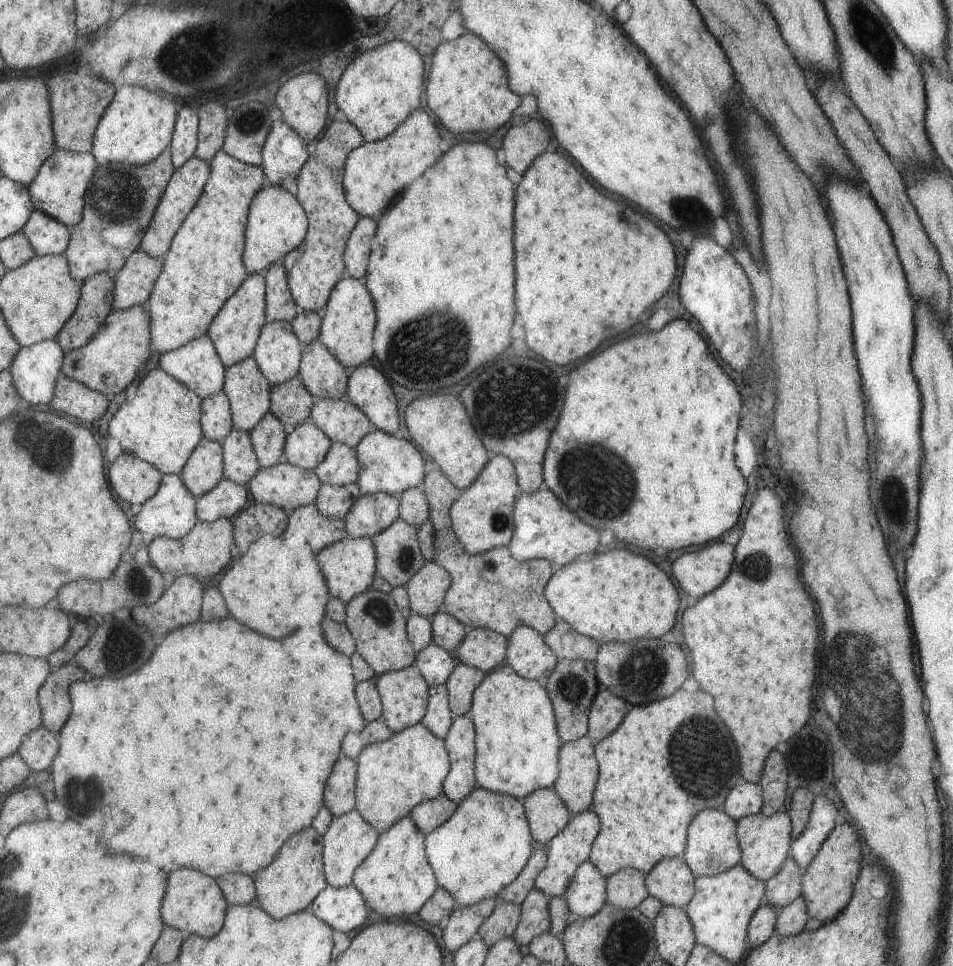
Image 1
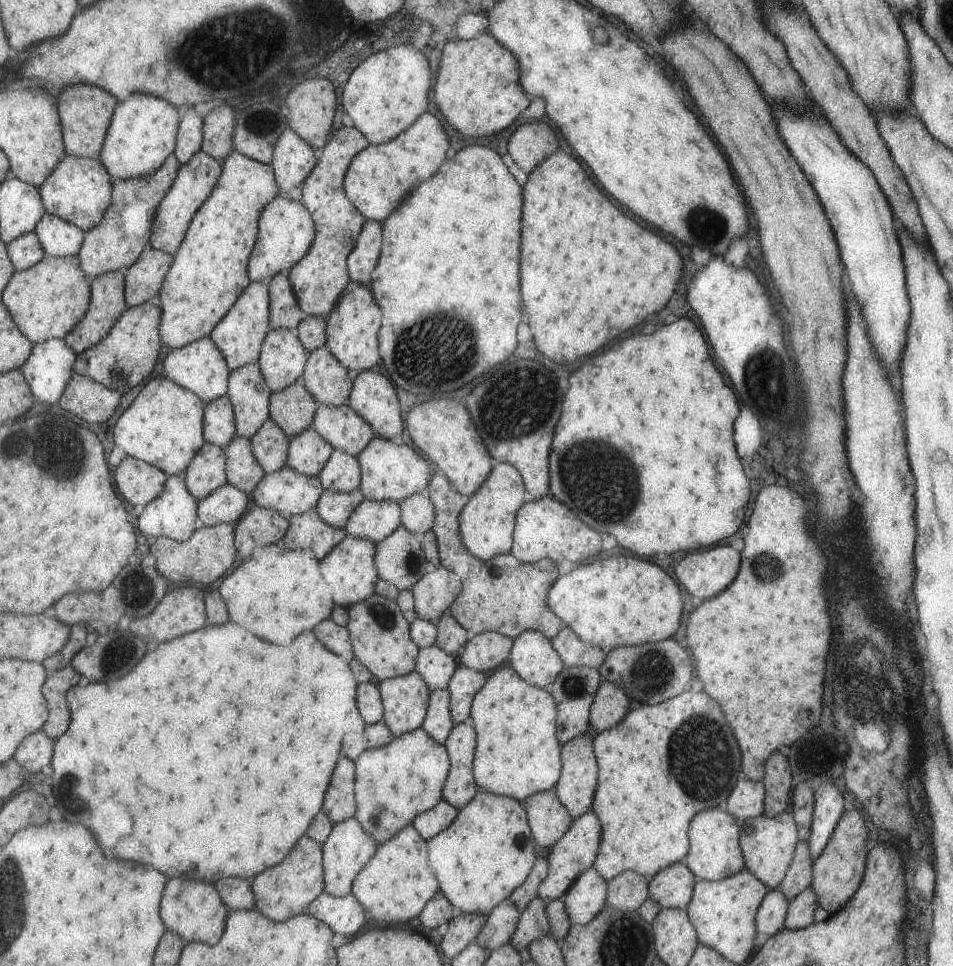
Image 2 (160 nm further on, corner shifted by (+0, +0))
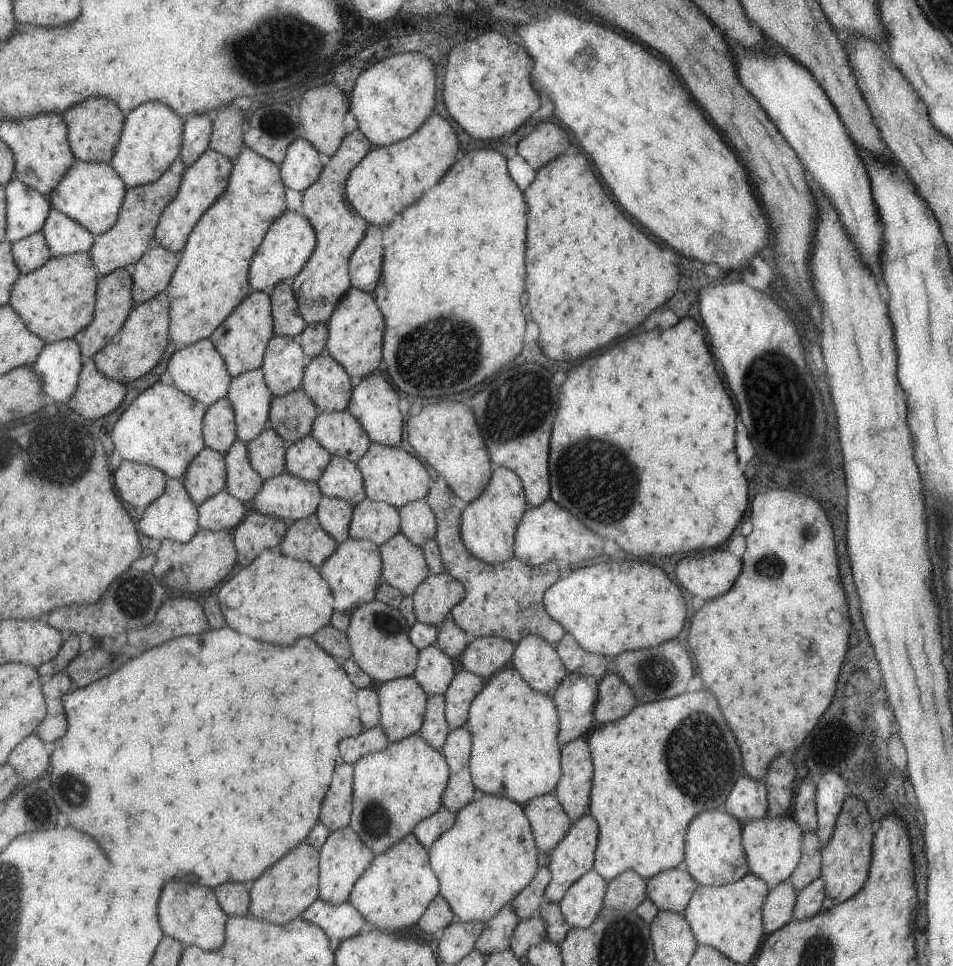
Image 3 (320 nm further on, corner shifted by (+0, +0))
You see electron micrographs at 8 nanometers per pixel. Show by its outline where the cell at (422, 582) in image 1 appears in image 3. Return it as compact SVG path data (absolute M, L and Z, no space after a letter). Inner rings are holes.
M443 571L427 575L411 597L416 621L437 627L449 617L453 606L462 601L464 588Z

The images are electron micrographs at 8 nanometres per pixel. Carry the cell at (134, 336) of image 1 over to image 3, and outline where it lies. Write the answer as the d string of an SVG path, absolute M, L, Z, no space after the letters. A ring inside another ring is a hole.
M166 291L160 292L141 304L134 305L121 325L119 341L117 344L107 343L93 356L96 369L107 378L117 382L127 382L139 378L148 370L151 370L161 358L168 336L168 308L170 302Z

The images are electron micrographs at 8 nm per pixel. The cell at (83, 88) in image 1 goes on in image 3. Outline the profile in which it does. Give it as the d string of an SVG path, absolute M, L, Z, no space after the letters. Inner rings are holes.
M89 98L69 108L63 113L62 119L67 127L68 145L75 159L84 163L108 164L113 158L124 121L124 115L114 102L105 98Z

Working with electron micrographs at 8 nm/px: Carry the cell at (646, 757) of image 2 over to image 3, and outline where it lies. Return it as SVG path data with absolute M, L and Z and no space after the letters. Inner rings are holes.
M700 689L675 695L658 701L637 703L624 717L618 718L615 722L608 722L604 726L595 728L593 734L587 738L587 746L592 758L592 779L589 793L588 812L597 821L599 836L594 852L594 863L592 869L600 874L607 882L615 878L620 872L631 869L644 879L651 878L658 872L675 869L682 866L684 860L684 838L689 822L701 812L701 810L713 810L719 808L725 802L729 792L738 778L744 777L741 754L737 748L737 742L721 716L721 710L707 690Z

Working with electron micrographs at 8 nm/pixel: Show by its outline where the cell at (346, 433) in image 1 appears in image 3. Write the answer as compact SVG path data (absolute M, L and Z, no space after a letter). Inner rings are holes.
M320 411L308 434L329 454L356 463L365 454L370 440L351 413Z

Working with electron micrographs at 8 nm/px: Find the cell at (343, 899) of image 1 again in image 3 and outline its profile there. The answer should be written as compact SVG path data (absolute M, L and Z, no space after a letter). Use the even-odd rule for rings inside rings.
M318 898L300 914L300 917L324 930L328 939L335 938L341 941L361 932L360 928L364 926L365 921L348 902L330 905Z

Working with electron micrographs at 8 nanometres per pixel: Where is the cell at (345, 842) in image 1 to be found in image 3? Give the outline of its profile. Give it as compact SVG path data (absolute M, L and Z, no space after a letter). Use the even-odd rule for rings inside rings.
M349 825L330 832L318 850L318 899L330 905L347 903L352 886L373 857L372 850L361 842Z

